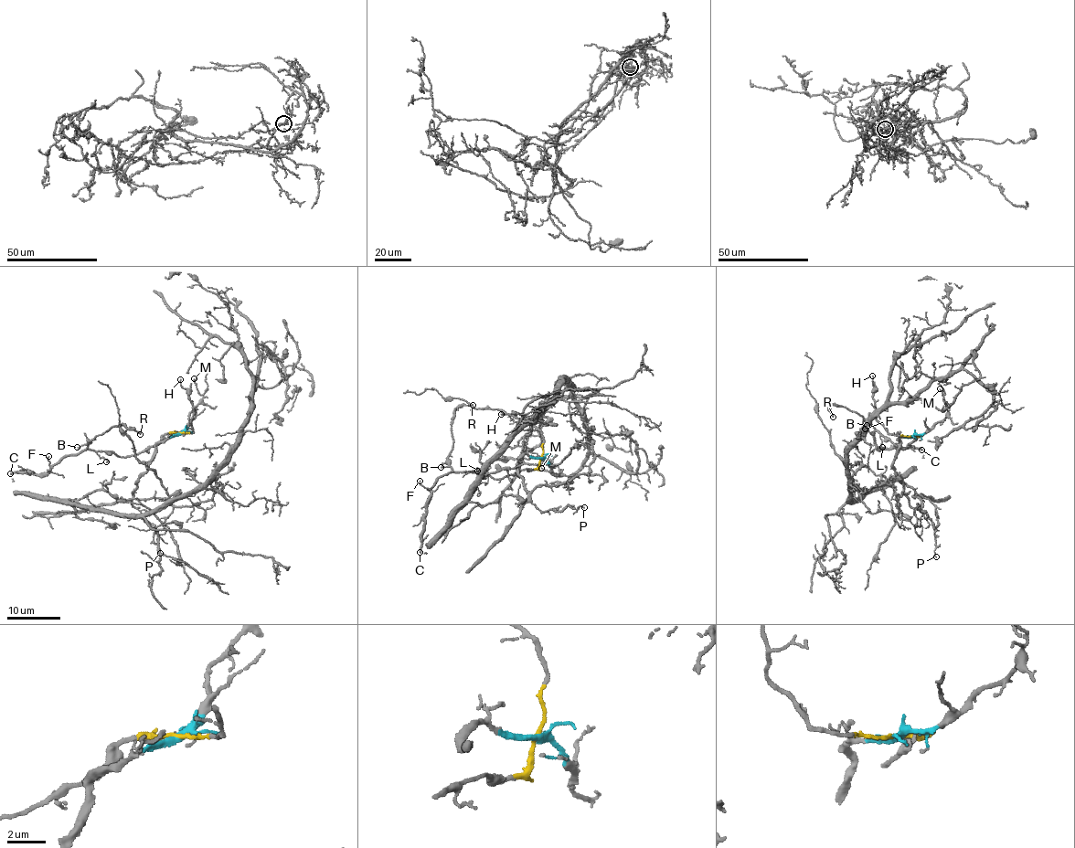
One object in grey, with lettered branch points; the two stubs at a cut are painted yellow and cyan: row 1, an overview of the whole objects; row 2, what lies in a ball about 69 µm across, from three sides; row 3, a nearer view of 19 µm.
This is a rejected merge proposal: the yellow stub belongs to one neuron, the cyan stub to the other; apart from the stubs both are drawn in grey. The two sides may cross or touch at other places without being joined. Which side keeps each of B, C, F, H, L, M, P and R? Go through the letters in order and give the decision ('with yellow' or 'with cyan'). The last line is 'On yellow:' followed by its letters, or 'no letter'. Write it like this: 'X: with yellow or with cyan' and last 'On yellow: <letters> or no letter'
B: with yellow
C: with yellow
F: with yellow
H: with yellow
L: with yellow
M: with cyan
P: with cyan
R: with yellow
On yellow: B, C, F, H, L, R

